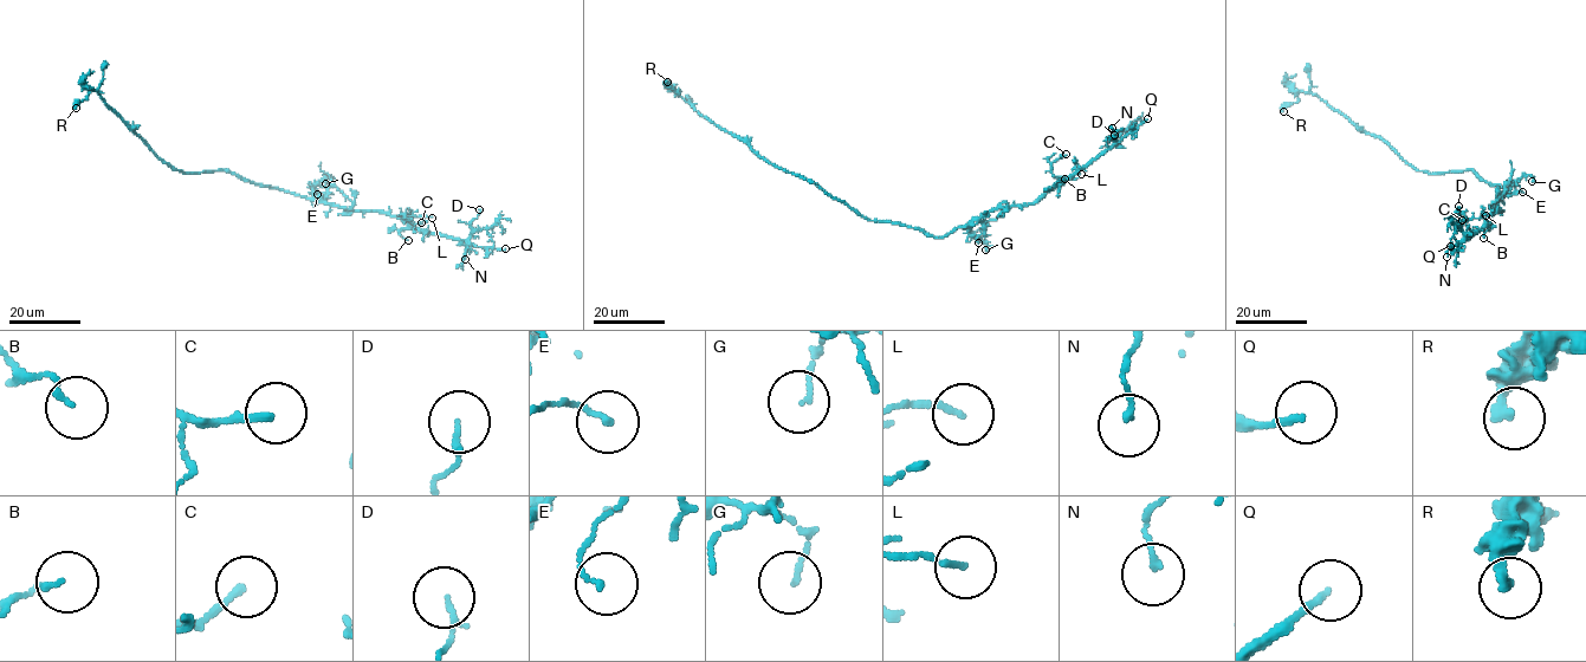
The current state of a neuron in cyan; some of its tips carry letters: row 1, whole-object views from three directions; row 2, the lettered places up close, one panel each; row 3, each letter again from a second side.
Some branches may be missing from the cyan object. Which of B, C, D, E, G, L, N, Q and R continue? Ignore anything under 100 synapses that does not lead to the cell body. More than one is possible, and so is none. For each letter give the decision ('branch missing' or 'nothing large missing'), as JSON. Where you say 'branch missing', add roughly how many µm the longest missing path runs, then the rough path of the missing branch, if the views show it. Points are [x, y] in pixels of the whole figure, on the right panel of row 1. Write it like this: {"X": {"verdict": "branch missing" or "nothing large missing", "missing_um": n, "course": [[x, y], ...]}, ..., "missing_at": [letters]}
{"B": {"verdict": "nothing large missing"}, "C": {"verdict": "nothing large missing"}, "D": {"verdict": "nothing large missing"}, "E": {"verdict": "nothing large missing"}, "G": {"verdict": "nothing large missing"}, "L": {"verdict": "nothing large missing"}, "N": {"verdict": "nothing large missing"}, "Q": {"verdict": "branch missing", "missing_um": 40, "course": [[1450, 246], [1436, 259], [1465, 264], [1490, 276]]}, "R": {"verdict": "nothing large missing"}, "missing_at": ["Q"]}

